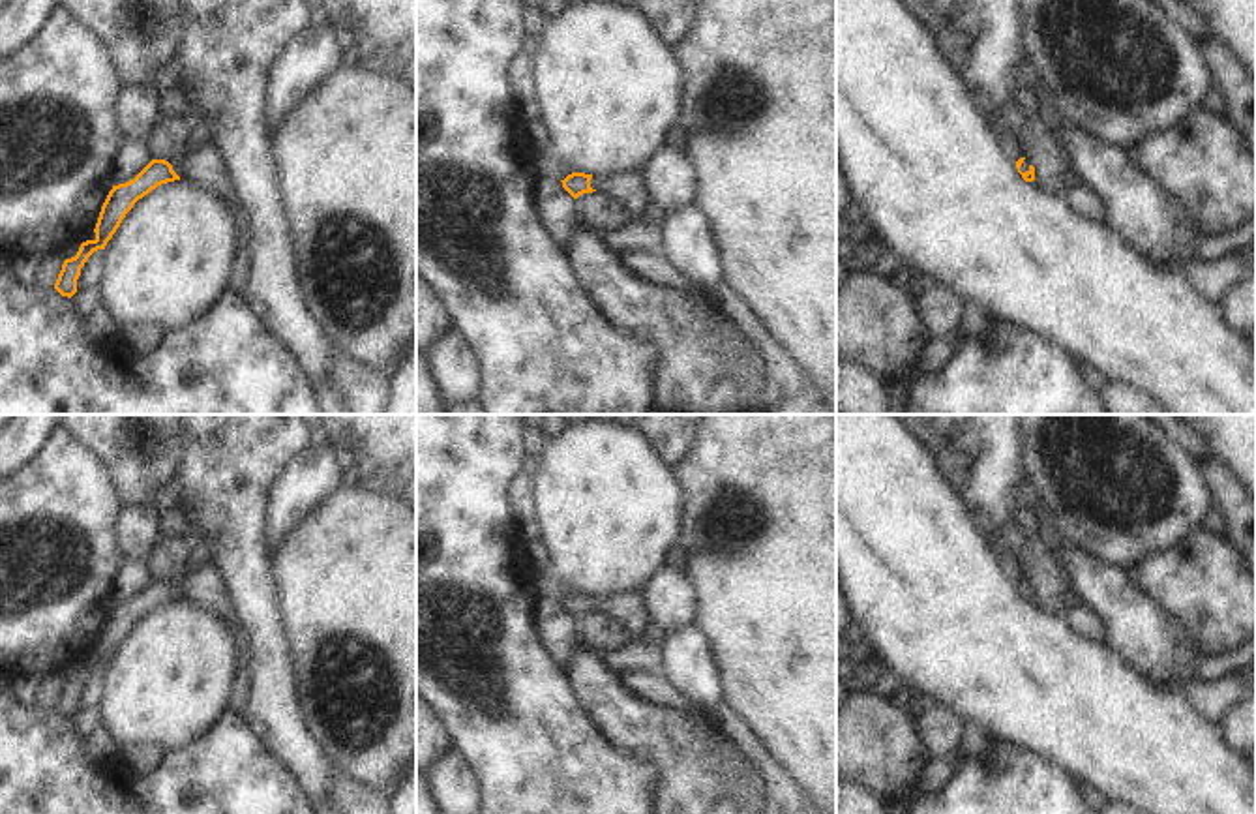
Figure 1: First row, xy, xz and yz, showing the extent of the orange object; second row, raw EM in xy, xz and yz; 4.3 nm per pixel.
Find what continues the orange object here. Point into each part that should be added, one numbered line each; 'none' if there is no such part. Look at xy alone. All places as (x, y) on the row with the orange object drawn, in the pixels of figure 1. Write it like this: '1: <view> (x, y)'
1: xy (205, 167)

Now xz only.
1: xz (628, 188)

